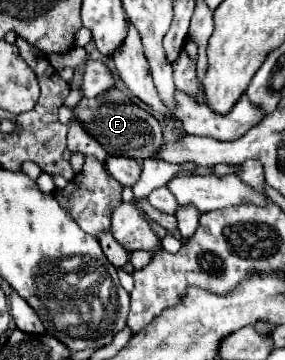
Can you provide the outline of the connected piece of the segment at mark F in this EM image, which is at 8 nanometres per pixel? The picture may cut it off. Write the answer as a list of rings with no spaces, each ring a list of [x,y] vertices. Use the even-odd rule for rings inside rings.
[[[112,89],[108,93],[102,93],[94,99],[82,99],[78,107],[74,107],[74,115],[86,125],[86,131],[94,135],[108,153],[134,157],[134,159],[146,159],[154,157],[158,149],[164,143],[162,127],[154,115],[138,107],[134,101],[130,101],[120,89]]]

